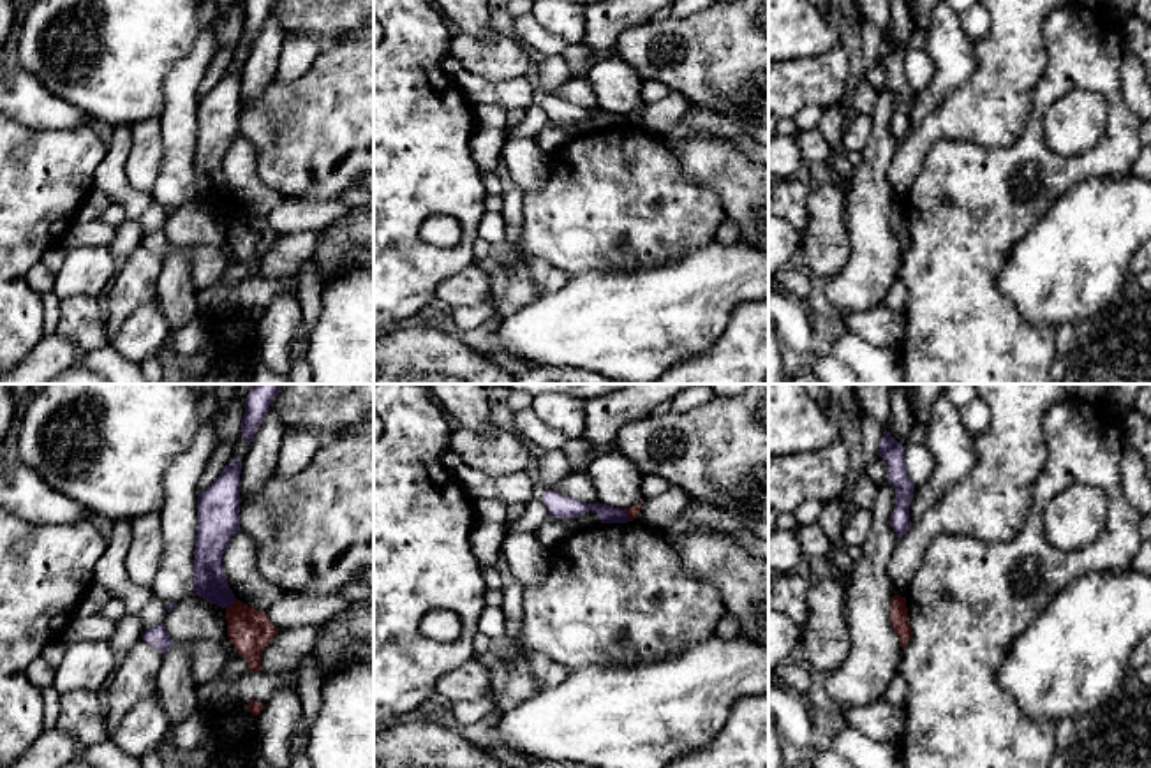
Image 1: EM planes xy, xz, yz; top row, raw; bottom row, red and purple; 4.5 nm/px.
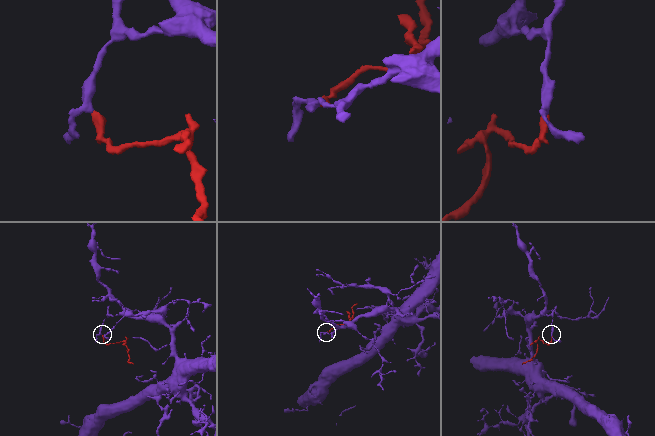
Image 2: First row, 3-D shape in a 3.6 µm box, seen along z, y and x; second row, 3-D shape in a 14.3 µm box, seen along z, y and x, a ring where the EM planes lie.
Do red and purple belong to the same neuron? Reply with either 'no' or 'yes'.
no

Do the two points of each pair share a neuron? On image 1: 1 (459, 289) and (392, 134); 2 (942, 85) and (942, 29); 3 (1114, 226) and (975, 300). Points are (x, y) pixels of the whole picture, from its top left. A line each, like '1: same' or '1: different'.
1: different
2: same
3: different

